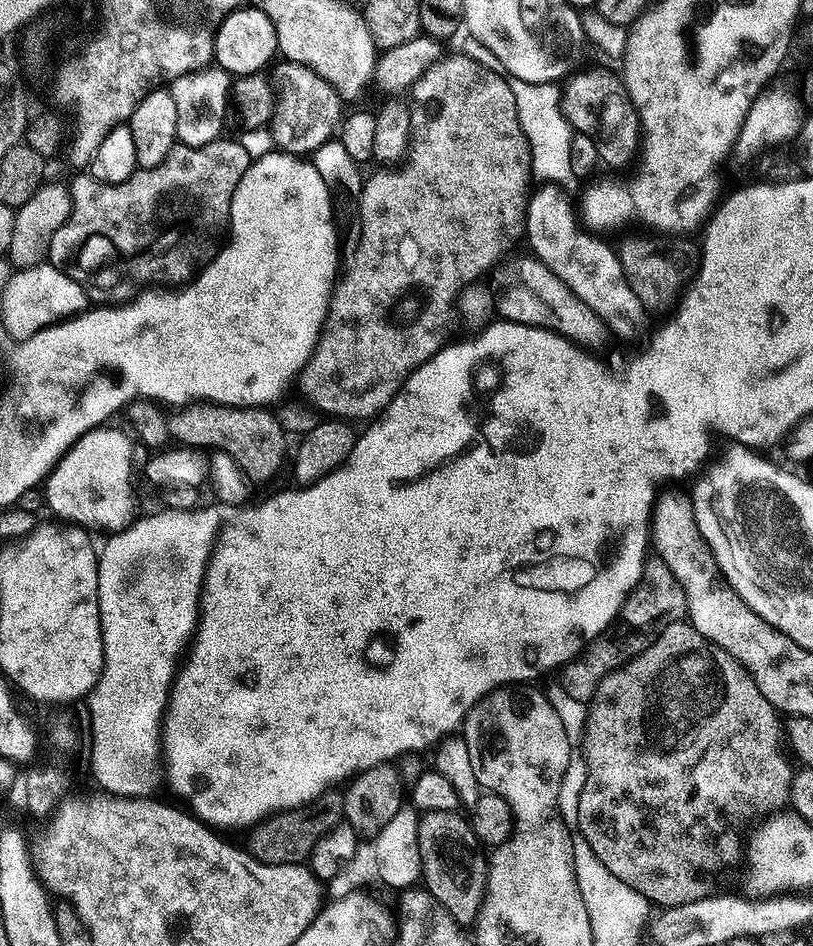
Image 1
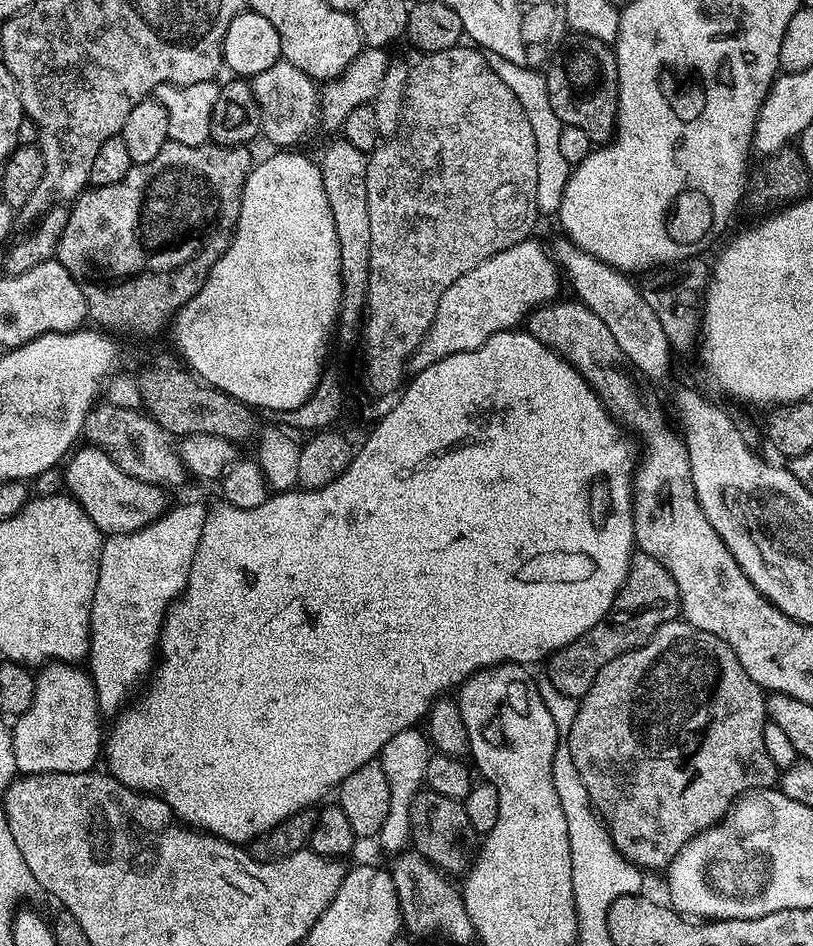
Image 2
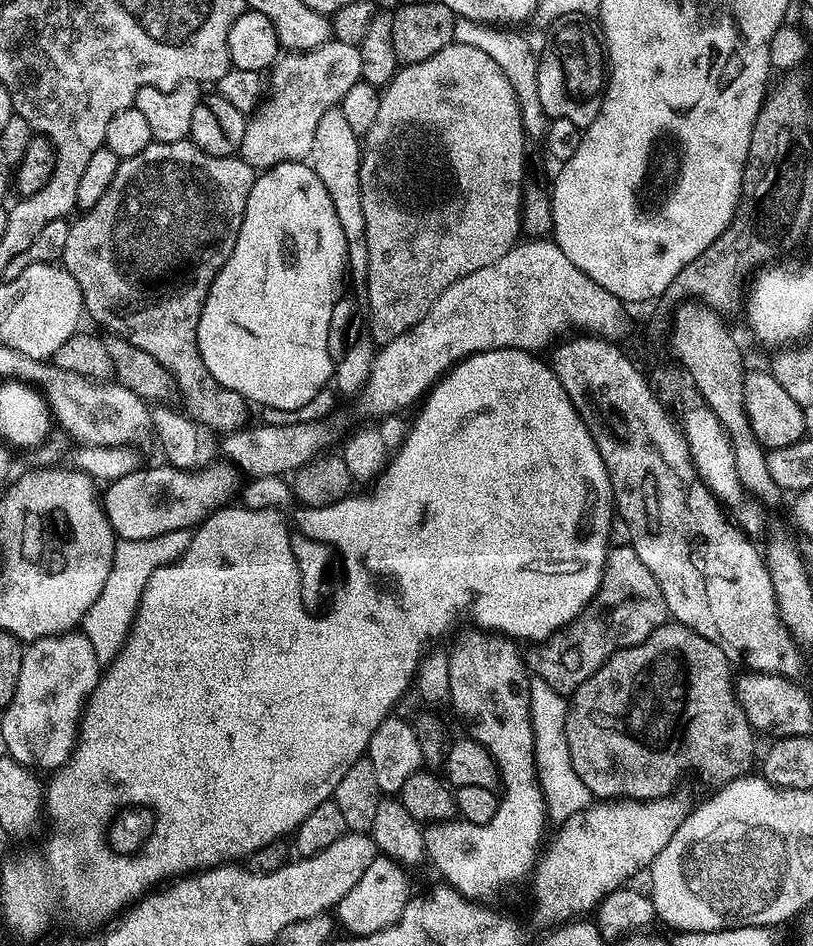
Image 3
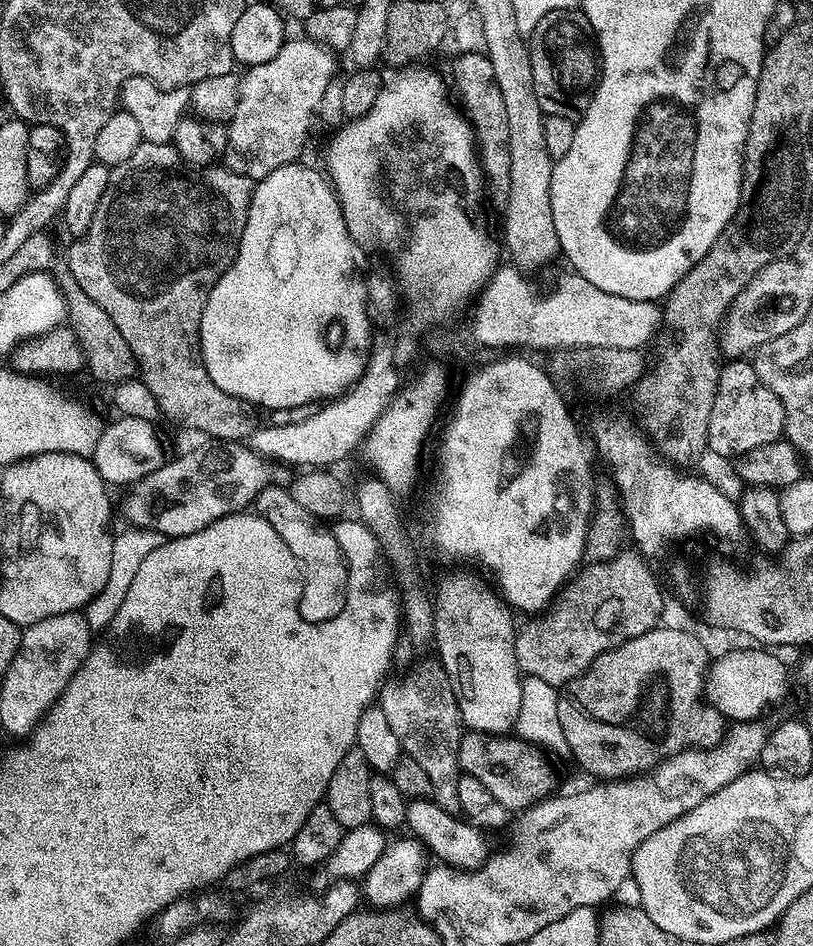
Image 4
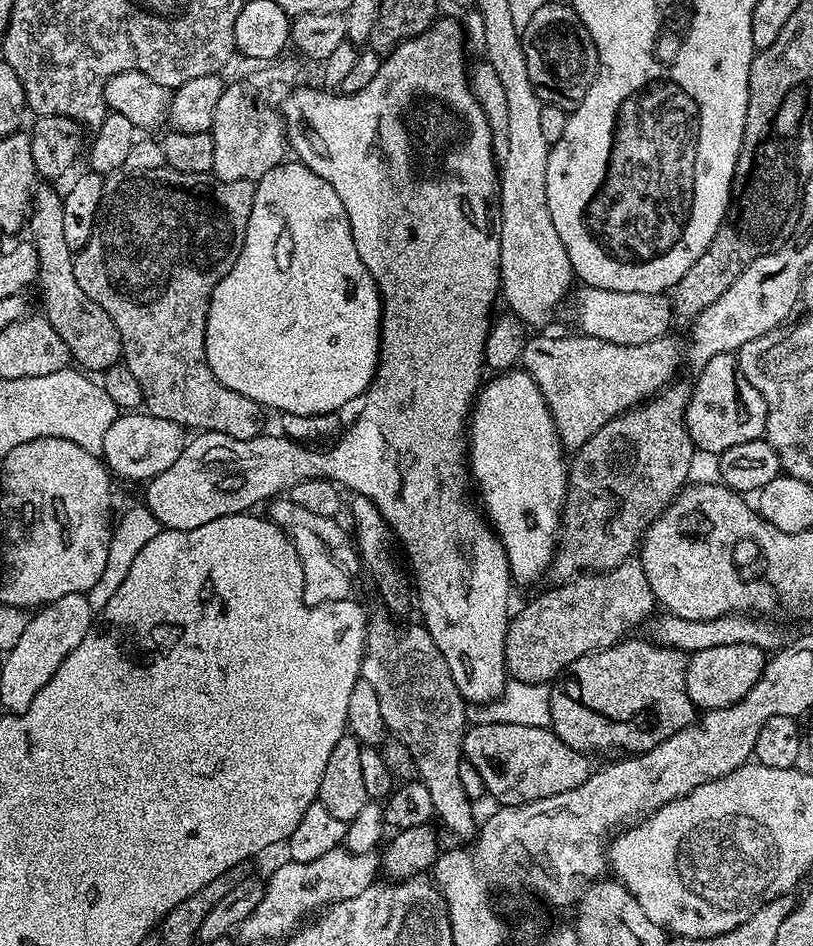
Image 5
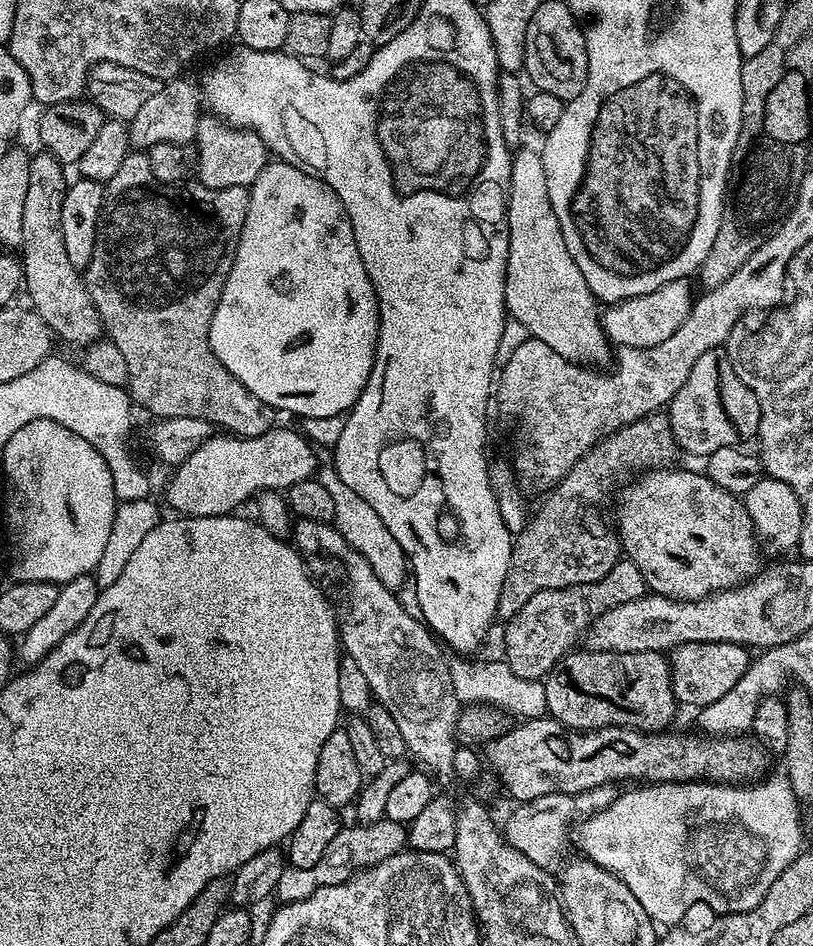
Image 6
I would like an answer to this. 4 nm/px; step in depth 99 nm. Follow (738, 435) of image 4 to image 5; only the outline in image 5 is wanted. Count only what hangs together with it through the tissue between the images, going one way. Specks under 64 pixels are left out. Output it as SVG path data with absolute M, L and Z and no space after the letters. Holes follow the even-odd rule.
M730 352L714 354L714 358L707 360L699 372L696 385L691 385L688 408L683 415L693 445L699 451L701 448L704 452L719 454L741 442L761 439L768 407L762 394L758 394L758 390L754 390L754 386L750 386L740 373L737 357Z

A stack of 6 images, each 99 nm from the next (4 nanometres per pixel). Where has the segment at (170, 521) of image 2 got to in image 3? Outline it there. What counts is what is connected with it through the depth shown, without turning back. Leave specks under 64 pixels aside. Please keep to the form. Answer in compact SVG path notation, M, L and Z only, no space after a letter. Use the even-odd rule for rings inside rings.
M186 528L170 530L170 534L158 534L145 540L117 539L114 562L105 584L102 585L102 594L94 598L94 606L86 610L82 621L84 636L90 638L90 646L94 646L94 654L100 665L112 664L116 656L123 651L134 629L144 591L152 576L160 568L179 560L191 541L192 532Z

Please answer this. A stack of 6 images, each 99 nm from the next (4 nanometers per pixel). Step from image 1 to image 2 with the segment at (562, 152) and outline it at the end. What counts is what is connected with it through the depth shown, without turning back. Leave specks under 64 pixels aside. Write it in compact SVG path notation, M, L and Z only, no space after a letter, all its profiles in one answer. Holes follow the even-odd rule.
M487 53L490 66L510 90L514 90L514 98L522 102L522 110L526 110L526 118L530 122L530 130L534 130L534 146L538 146L538 186L536 187L536 210L541 217L559 213L562 194L566 190L566 182L570 175L570 166L566 157L560 153L558 134L562 134L564 125L560 123L558 114L554 114L554 106L550 106L548 93L548 77L543 71L520 66L510 62L510 58L502 58L502 54Z

